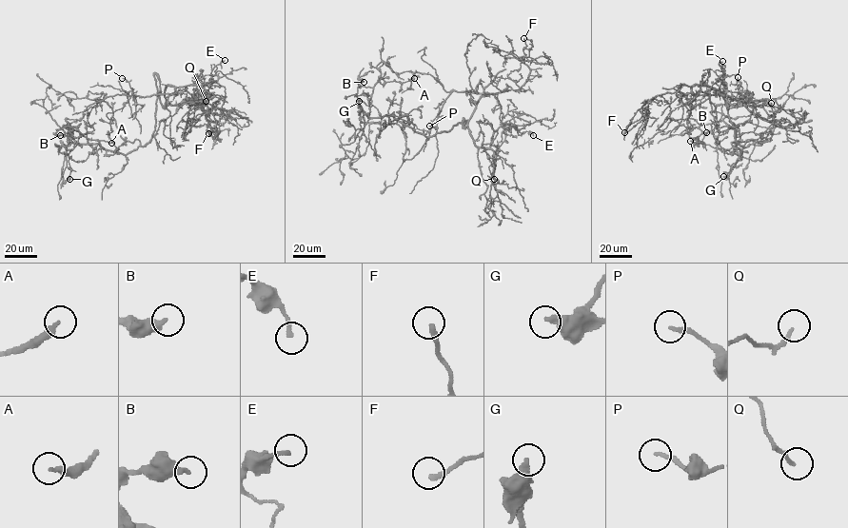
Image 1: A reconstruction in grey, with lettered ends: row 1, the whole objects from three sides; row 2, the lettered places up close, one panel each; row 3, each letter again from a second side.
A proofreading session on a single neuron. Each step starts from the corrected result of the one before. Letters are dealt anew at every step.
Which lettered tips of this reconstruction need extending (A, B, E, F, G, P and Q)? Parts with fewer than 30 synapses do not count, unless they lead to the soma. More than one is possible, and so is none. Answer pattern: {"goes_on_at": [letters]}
{"goes_on_at": []}

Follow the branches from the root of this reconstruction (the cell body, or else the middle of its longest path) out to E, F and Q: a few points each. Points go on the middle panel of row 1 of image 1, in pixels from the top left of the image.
E: (461, 123), (479, 146), (488, 147), (500, 127), (533, 135)
F: (461, 123), (467, 126), (481, 96), (524, 84), (530, 69), (522, 58), (523, 38)
Q: (461, 123), (466, 121), (463, 124), (463, 119), (462, 126), (474, 144), (485, 149), (494, 179)

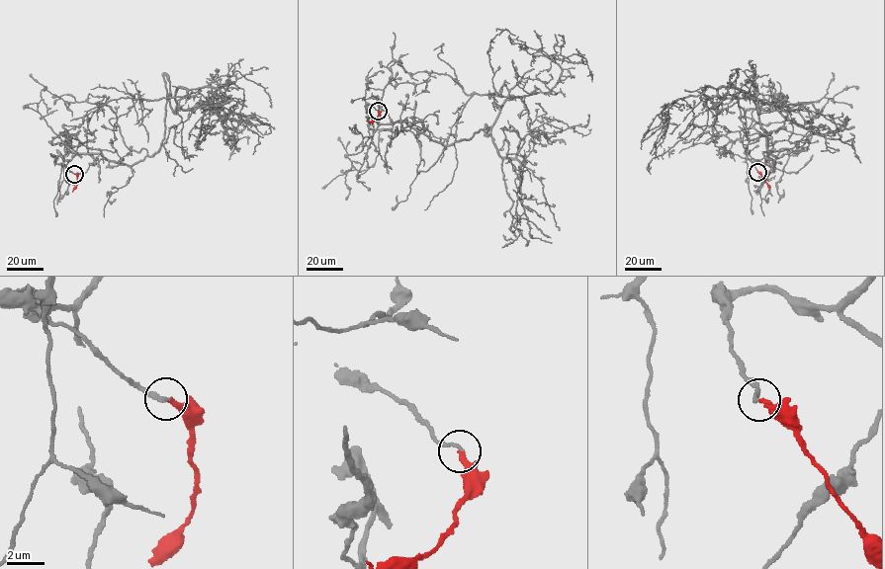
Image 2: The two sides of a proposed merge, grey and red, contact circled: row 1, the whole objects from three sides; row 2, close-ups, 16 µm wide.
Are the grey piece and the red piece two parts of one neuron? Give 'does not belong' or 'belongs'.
belongs

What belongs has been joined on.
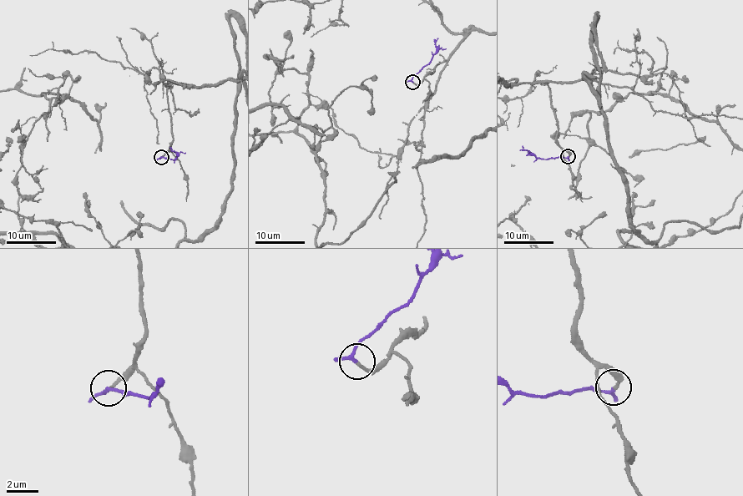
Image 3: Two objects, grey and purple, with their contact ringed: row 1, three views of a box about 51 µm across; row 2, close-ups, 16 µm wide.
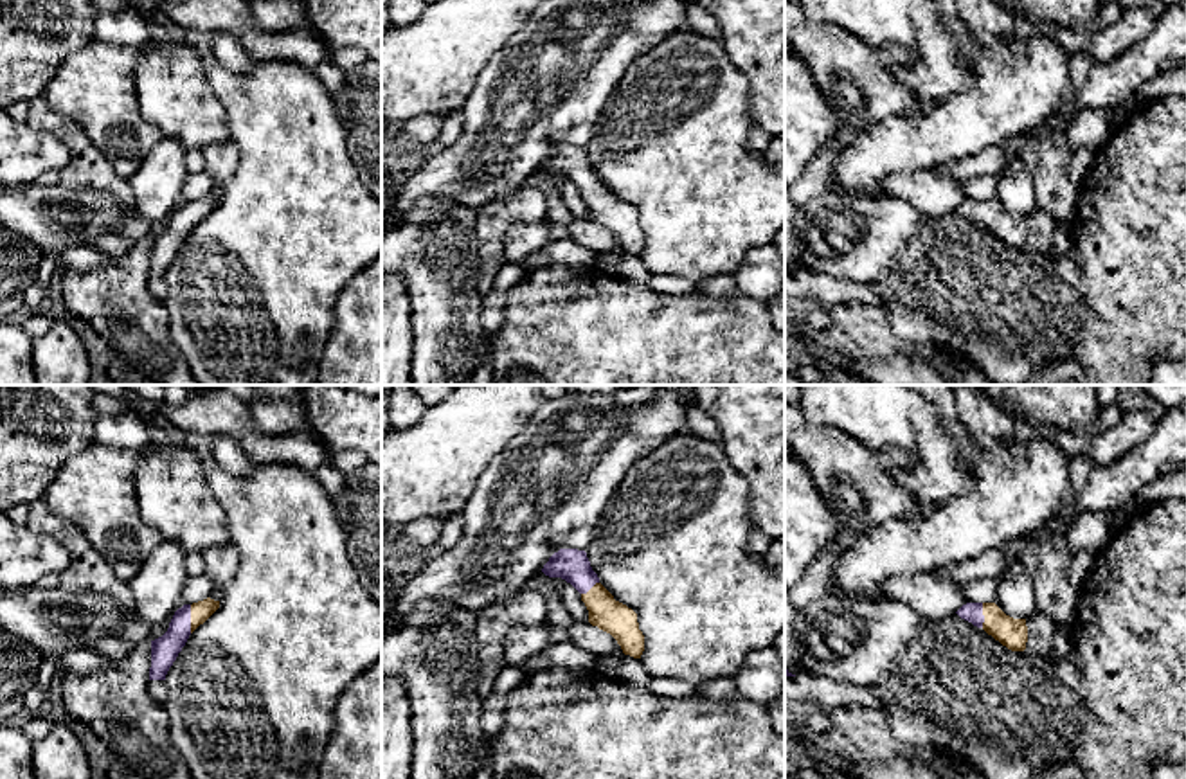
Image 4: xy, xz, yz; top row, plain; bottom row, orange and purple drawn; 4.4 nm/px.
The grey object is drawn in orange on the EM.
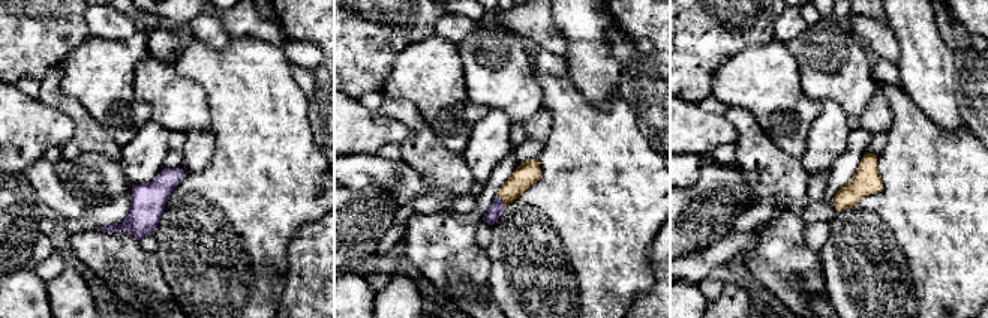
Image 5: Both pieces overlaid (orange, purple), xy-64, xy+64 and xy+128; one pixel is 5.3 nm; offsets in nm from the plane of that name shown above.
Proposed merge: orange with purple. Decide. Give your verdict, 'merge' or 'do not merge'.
merge

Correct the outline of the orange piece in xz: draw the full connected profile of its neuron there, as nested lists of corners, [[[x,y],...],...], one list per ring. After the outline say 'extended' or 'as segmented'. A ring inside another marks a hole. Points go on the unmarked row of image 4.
[[[560,146],[544,162],[542,169],[549,175],[562,175],[580,191],[589,207],[589,219],[610,230],[624,252],[641,255],[644,232],[639,227],[637,210],[599,180],[585,148]]]; extended

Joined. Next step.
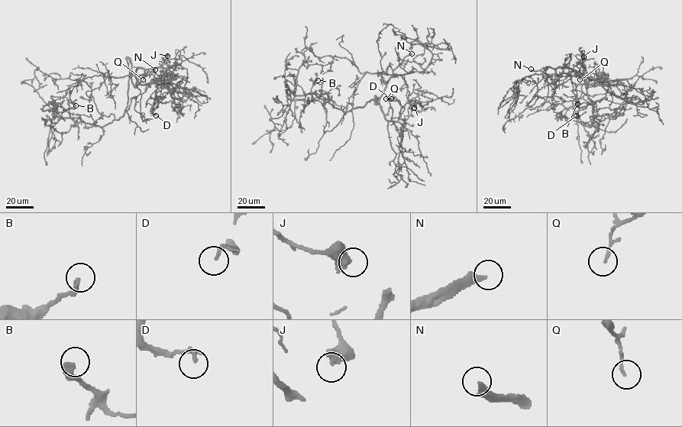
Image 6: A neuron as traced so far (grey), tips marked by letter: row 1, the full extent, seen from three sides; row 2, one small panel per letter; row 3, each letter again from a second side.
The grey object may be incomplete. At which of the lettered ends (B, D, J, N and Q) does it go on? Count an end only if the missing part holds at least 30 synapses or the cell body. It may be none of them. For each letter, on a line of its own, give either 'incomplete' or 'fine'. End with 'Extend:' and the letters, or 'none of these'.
B: fine
D: fine
J: fine
N: incomplete
Q: fine
Extend: N

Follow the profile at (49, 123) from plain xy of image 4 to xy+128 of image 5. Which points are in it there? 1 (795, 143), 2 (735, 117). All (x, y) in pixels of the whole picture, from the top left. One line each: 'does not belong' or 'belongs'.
1: does not belong
2: belongs

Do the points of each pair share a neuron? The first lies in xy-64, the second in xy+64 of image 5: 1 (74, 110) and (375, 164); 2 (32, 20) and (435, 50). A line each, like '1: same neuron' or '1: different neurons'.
1: different neurons
2: different neurons

